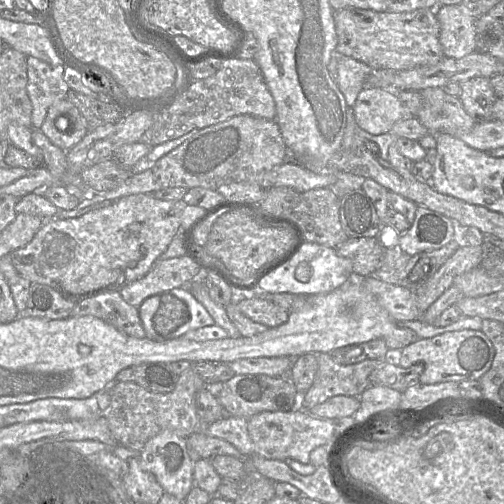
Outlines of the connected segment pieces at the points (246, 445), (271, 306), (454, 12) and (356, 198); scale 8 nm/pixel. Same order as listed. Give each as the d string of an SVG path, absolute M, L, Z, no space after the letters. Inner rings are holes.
M225 416L210 425L204 425L201 431L208 436L219 438L232 444L243 457L254 455L253 442L249 436L247 419L245 418Z
M238 295L238 309L254 322L269 328L278 327L287 322L290 311L262 298L243 298Z
M462 5L438 6L439 41L445 58L462 58L476 50L476 20Z
M361 189L354 190L340 199L340 221L349 238L377 238L381 230L376 209Z

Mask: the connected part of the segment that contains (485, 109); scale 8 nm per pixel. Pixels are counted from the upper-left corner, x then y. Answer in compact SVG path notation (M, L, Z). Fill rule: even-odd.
M475 77L459 84L459 99L466 113L476 123L494 120L492 107L498 97L492 88L490 78Z

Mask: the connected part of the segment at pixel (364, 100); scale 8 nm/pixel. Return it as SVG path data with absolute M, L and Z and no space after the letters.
M366 86L353 105L356 124L372 135L381 135L389 132L396 122L408 117L408 111L396 92Z

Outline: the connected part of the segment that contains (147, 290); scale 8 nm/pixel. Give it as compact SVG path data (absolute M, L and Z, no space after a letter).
M185 254L167 260L157 259L145 276L122 288L120 294L128 304L139 308L150 296L189 285L199 272L198 265Z

